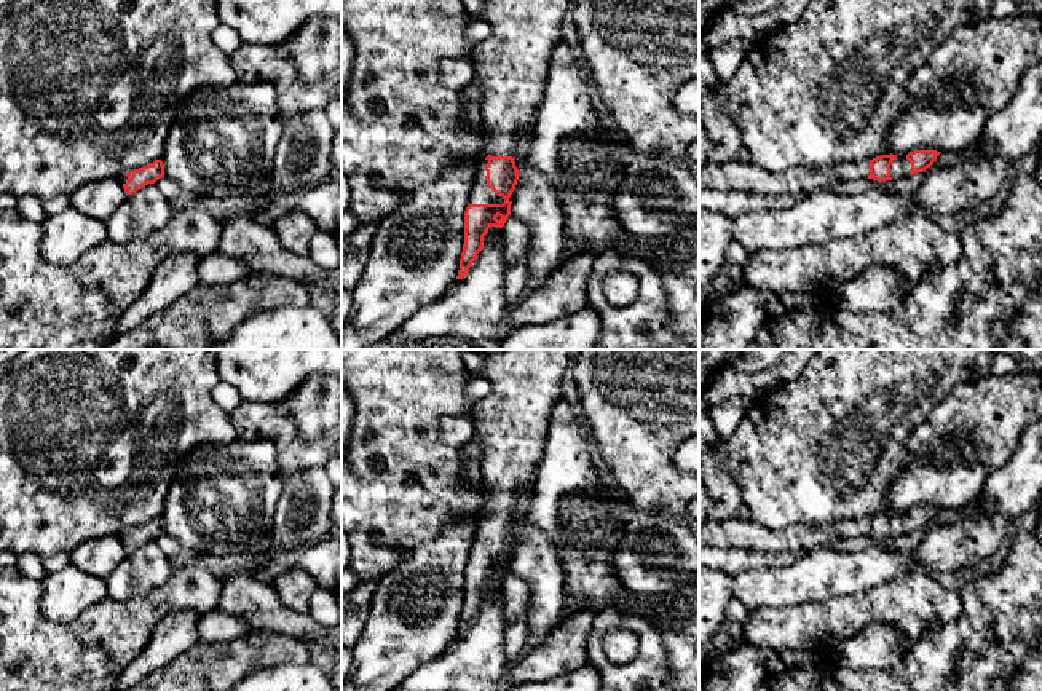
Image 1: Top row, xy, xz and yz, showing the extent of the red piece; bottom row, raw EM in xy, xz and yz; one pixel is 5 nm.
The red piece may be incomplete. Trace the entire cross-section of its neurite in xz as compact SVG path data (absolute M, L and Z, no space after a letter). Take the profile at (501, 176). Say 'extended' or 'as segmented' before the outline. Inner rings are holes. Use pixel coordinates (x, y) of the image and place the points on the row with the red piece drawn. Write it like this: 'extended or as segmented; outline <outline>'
extended; outline M487 0L474 14L493 26L493 34L472 53L474 77L484 91L480 115L491 144L488 156L477 164L464 211L456 279L468 274L488 228L503 228L511 215L519 180L514 145L525 129L535 128L568 6L570 0Z

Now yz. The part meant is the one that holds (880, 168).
extended; outline M914 150L905 158L881 155L860 163L846 163L823 168L798 166L785 172L771 172L750 161L708 161L699 171L699 193L704 190L732 190L742 193L764 193L769 196L807 196L827 190L847 179L873 179L886 182L926 171L941 152Z

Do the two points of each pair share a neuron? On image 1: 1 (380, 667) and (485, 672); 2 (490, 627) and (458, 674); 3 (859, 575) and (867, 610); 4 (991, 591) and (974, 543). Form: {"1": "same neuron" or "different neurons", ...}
{"1": "different neurons", "2": "same neuron", "3": "different neurons", "4": "different neurons"}

